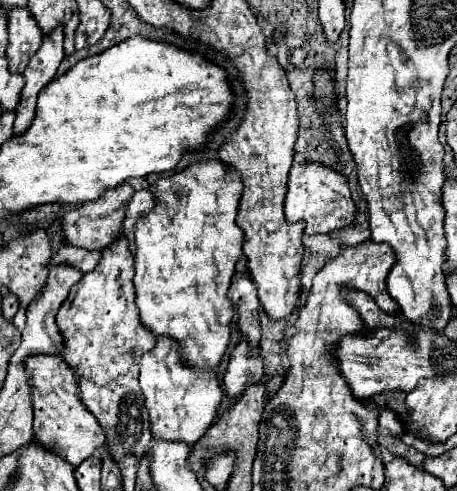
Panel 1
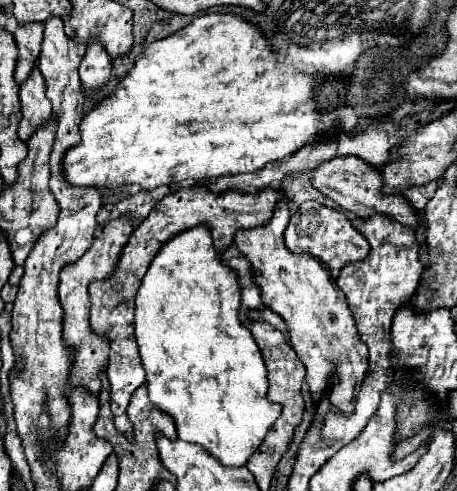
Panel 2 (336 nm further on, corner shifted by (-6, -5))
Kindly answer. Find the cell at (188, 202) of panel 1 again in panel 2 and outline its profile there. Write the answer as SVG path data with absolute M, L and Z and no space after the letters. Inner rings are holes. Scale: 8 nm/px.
M204 225L164 243L136 295L136 341L146 369L150 401L174 417L178 439L204 447L224 467L244 467L282 411L280 403L272 403L266 397L266 365L254 337L240 325L238 307L238 279L218 259L210 231Z

